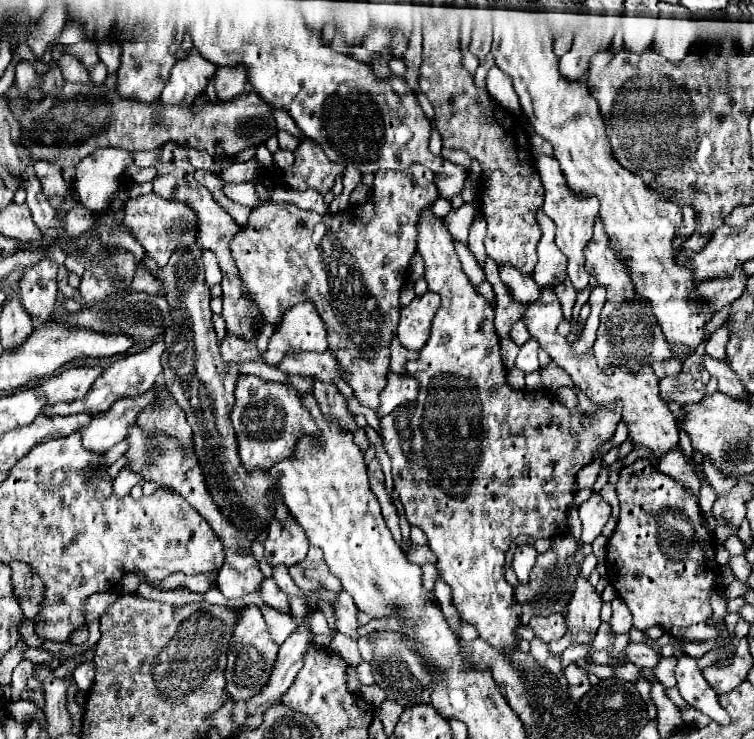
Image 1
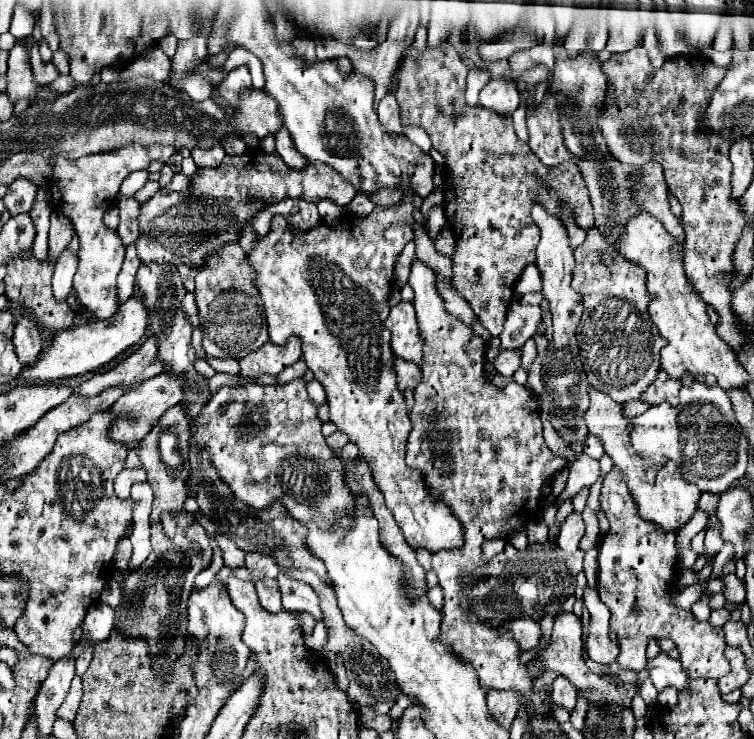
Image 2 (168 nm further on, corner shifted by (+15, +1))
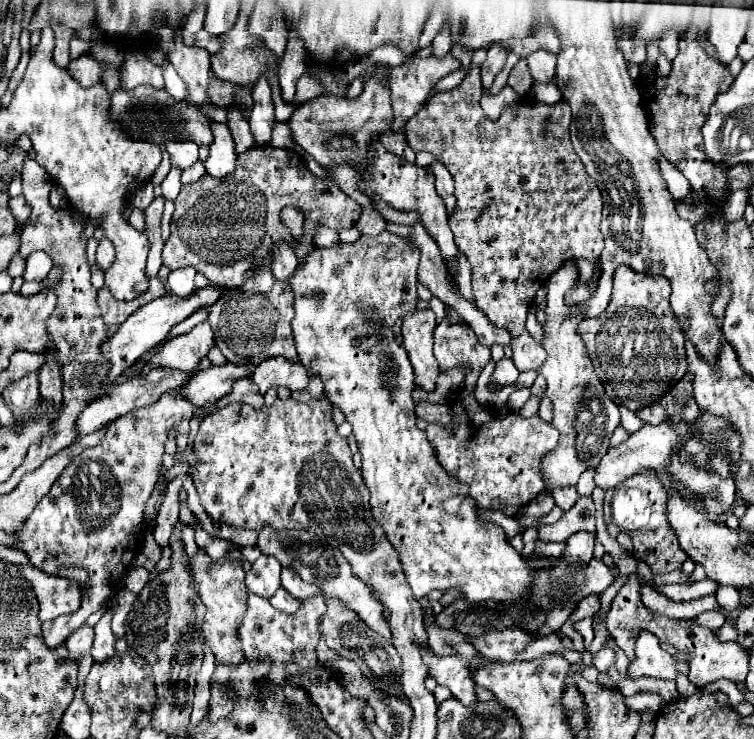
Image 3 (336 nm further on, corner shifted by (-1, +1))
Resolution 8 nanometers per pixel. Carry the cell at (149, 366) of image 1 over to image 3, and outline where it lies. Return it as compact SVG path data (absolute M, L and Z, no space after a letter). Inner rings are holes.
M204 321L196 325L190 333L178 335L174 339L168 339L164 345L160 345L158 353L152 355L152 359L142 367L140 373L146 375L148 371L158 367L192 373L198 367L200 359L206 357L212 345L214 345L214 335L212 335L210 323Z

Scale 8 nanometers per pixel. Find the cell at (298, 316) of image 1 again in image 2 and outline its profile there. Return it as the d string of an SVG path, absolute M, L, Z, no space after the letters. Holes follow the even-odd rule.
M288 339L288 347L266 343L264 347L260 347L260 351L254 351L240 359L240 375L252 379L262 375L280 375L300 357L300 339Z

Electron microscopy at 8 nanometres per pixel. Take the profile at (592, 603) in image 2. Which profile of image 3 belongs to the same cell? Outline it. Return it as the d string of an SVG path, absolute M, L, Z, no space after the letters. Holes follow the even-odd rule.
M604 645L596 655L594 655L594 665L596 665L596 669L600 671L600 673L606 673L612 665L614 665L614 661L616 661L616 651L612 649L612 647L608 647L608 645Z

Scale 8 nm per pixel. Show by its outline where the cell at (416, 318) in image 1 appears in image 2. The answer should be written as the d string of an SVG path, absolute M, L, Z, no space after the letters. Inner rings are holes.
M408 301L398 303L390 309L388 319L384 321L386 329L392 333L392 351L396 357L416 363L422 363L422 335L416 323L414 307Z

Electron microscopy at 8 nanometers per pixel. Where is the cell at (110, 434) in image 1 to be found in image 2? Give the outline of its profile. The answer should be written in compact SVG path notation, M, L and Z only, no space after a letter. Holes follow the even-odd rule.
M160 373L144 383L138 383L136 387L130 387L112 407L110 411L116 411L120 417L116 419L114 427L112 427L112 439L116 441L140 441L146 437L146 433L150 431L152 423L156 423L160 419L160 415L164 411L168 411L170 407L178 405L184 401L184 379L174 377L174 375L166 375Z

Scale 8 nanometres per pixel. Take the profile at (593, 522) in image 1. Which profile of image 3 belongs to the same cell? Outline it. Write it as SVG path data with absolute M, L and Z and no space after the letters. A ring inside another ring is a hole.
M578 531L574 533L566 543L566 551L562 553L562 559L566 563L588 563L592 559L592 551L594 551L594 541L596 535L588 533L588 531Z

